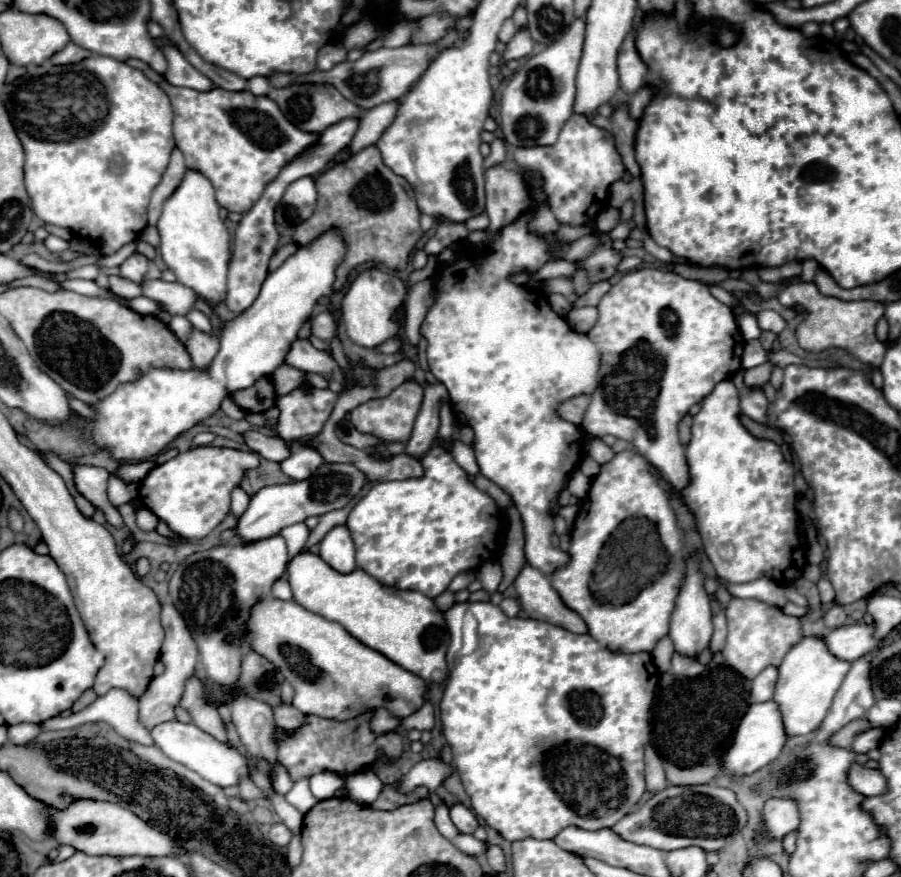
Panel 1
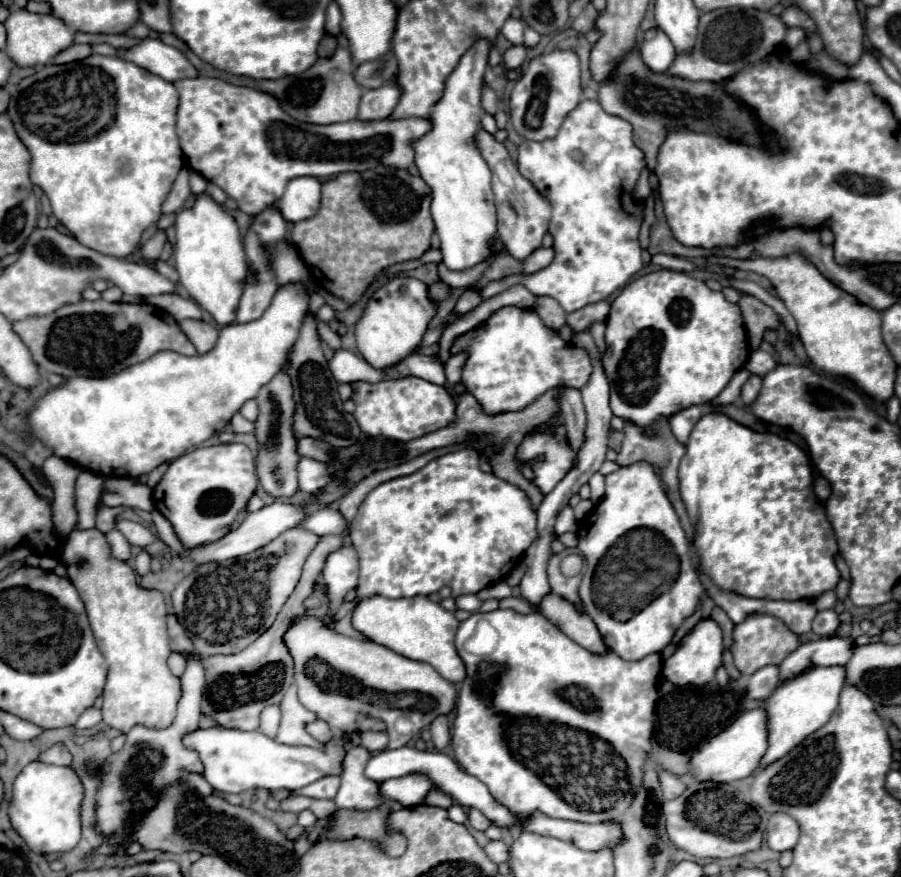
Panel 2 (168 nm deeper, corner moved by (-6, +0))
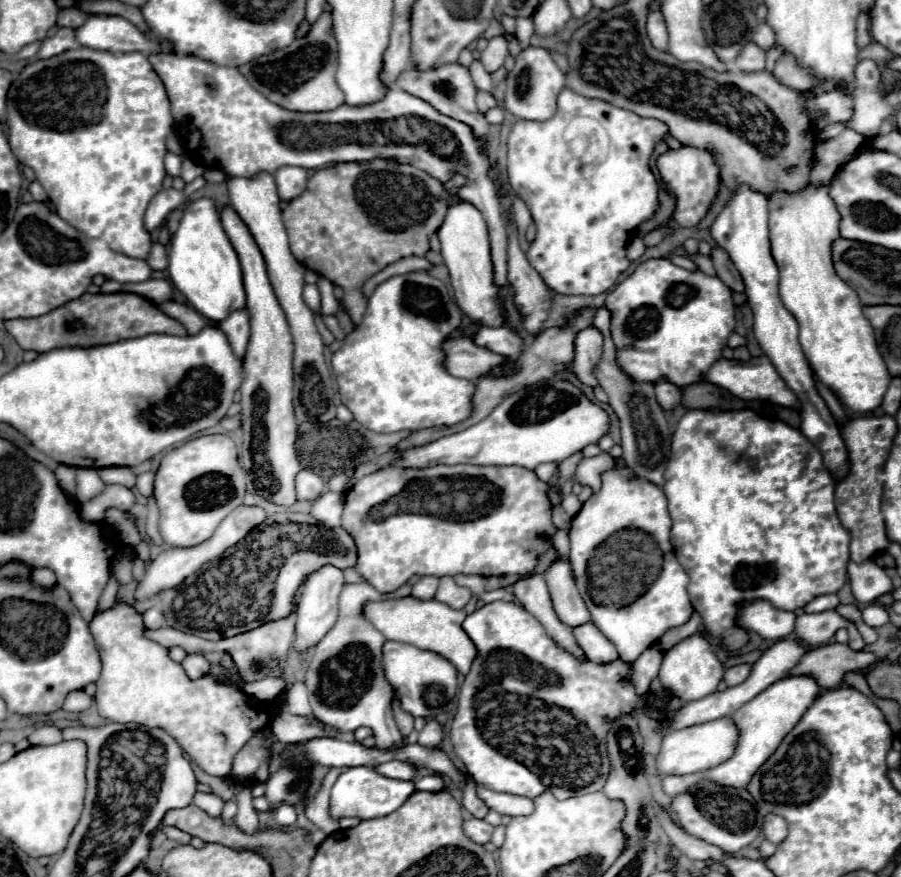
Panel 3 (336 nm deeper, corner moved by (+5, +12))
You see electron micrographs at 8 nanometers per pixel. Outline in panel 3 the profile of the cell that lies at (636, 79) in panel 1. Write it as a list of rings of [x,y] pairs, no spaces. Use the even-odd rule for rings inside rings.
[[[649,12],[647,16],[647,36],[657,50],[667,50],[667,30],[659,12]]]

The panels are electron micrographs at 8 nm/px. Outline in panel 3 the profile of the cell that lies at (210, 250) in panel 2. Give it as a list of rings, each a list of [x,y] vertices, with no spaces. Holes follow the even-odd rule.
[[[199,198],[185,204],[179,228],[171,236],[169,276],[189,304],[213,322],[221,322],[229,312],[245,306],[241,266],[229,238],[225,236],[219,208],[211,198]]]

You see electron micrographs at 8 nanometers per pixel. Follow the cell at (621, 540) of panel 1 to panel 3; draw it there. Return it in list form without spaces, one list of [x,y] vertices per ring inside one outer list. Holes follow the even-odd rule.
[[[621,458],[615,460],[613,468],[601,474],[601,488],[583,504],[581,512],[573,518],[573,526],[569,530],[569,560],[579,594],[591,612],[593,624],[603,632],[605,638],[615,644],[623,660],[637,660],[637,656],[645,648],[653,646],[665,630],[685,624],[693,612],[687,596],[689,576],[675,558],[669,532],[671,518],[663,490],[655,484],[649,484],[647,480],[637,478]]]

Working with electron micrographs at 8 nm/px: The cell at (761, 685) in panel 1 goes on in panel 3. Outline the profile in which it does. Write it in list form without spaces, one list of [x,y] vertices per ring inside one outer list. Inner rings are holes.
[[[737,664],[737,666],[729,668],[723,678],[725,678],[727,686],[737,686],[737,684],[745,682],[749,674],[751,674],[751,664]]]

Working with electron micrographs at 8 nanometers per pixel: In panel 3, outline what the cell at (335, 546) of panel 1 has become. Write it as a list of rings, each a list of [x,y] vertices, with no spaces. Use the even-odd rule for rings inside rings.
[[[325,564],[319,570],[315,570],[305,584],[305,592],[301,594],[299,606],[297,606],[297,640],[295,640],[295,650],[301,654],[305,650],[309,650],[313,644],[317,644],[321,640],[321,636],[325,636],[325,632],[329,632],[329,628],[335,624],[337,620],[337,598],[339,592],[345,584],[345,576],[343,570],[333,566],[333,564]]]

